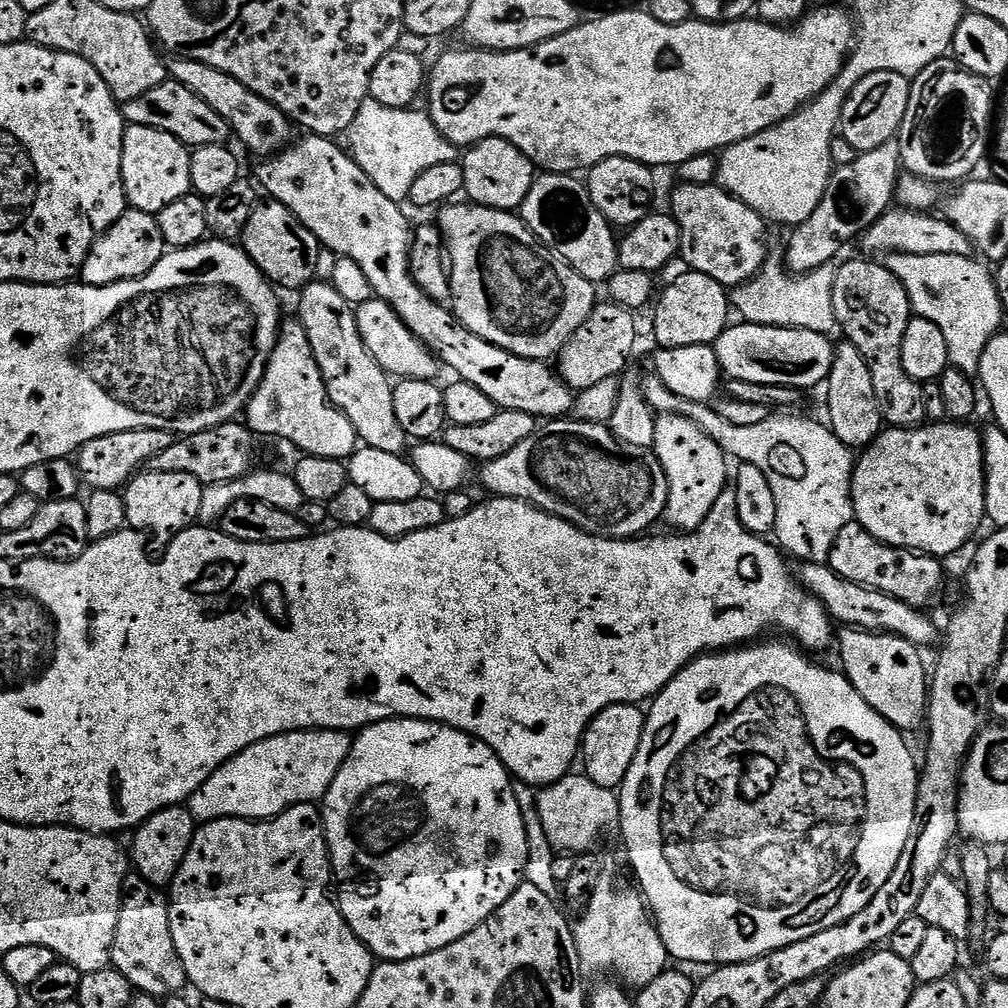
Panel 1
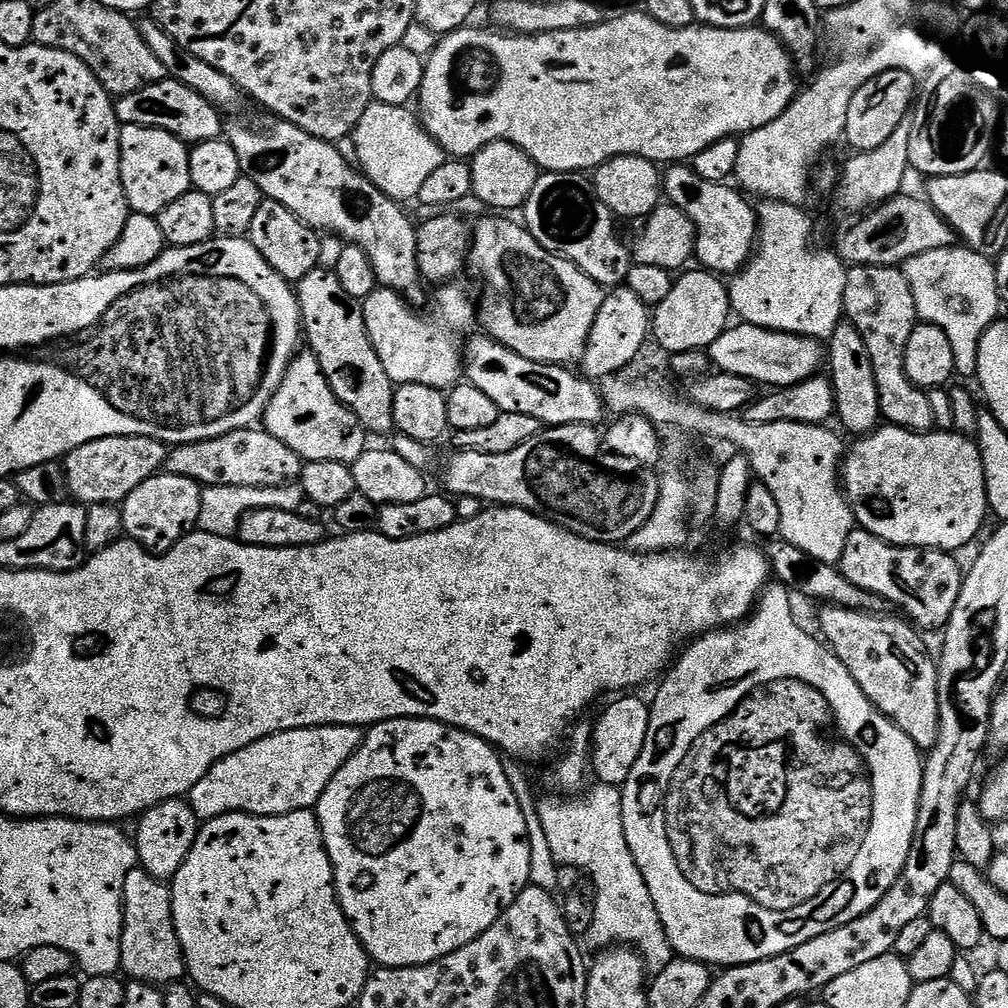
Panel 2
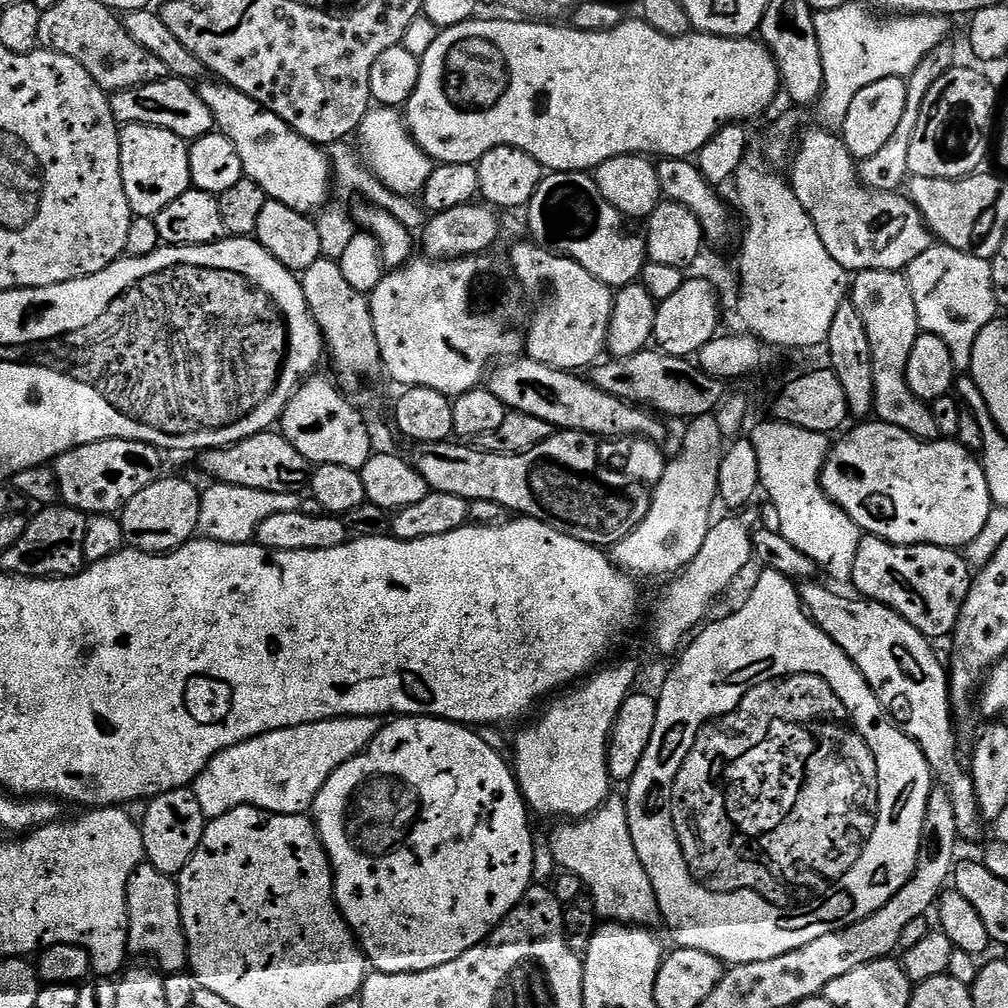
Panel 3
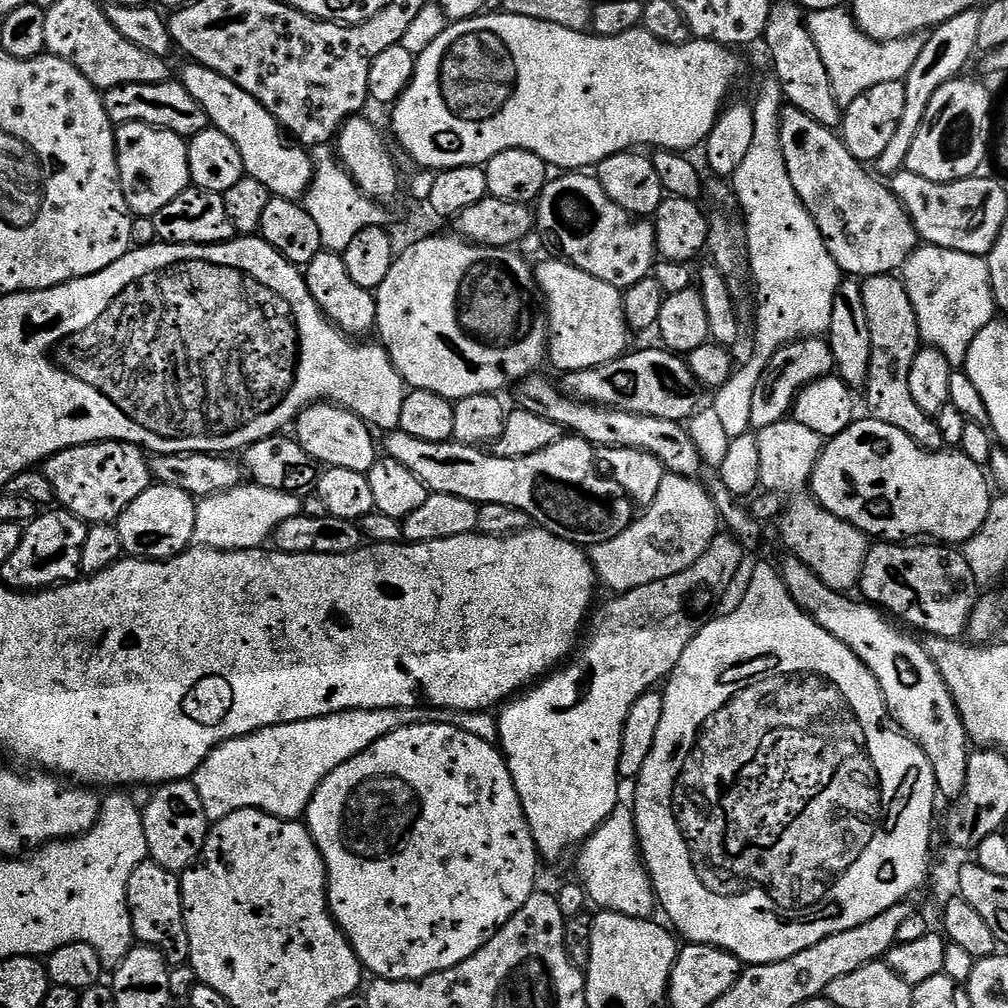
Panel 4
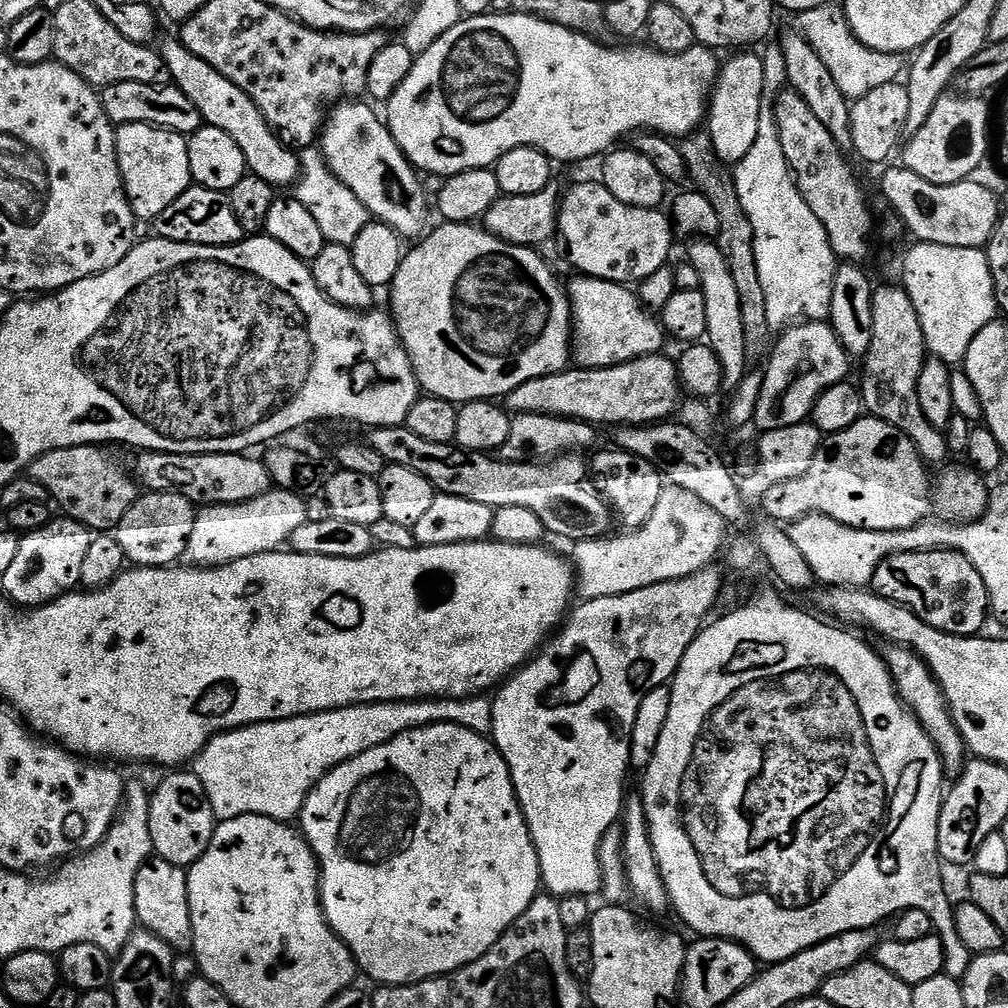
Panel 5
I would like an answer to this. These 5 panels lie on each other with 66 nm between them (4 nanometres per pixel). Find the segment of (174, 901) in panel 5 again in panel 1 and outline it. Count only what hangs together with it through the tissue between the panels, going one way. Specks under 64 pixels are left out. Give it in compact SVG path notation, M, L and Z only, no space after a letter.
M129 874L124 879L124 894L120 897L118 934L114 934L112 967L116 968L137 993L153 998L179 996L189 987L188 975L178 958L174 938L170 934L169 897L146 878Z

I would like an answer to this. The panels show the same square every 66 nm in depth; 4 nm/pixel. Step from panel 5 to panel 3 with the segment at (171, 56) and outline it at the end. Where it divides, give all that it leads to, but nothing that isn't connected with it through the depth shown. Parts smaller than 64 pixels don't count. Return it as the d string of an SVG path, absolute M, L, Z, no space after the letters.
M223 82L211 83L199 85L200 97L206 106L210 106L218 131L234 142L234 150L238 150L238 158L242 158L245 177L258 182L270 200L282 202L282 206L290 206L290 210L319 213L329 203L328 195L334 192L332 165L327 151L302 138L302 134L282 122L278 114L266 110L266 106L254 102L254 98L242 94L237 88Z

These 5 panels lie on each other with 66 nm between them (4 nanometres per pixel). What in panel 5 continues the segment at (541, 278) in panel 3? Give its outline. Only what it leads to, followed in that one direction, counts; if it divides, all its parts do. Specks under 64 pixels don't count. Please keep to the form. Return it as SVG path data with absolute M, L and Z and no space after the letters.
M583 274L567 285L568 300L572 303L574 329L574 360L582 368L609 368L625 364L661 351L666 333L657 317L640 303L631 287L596 280Z

